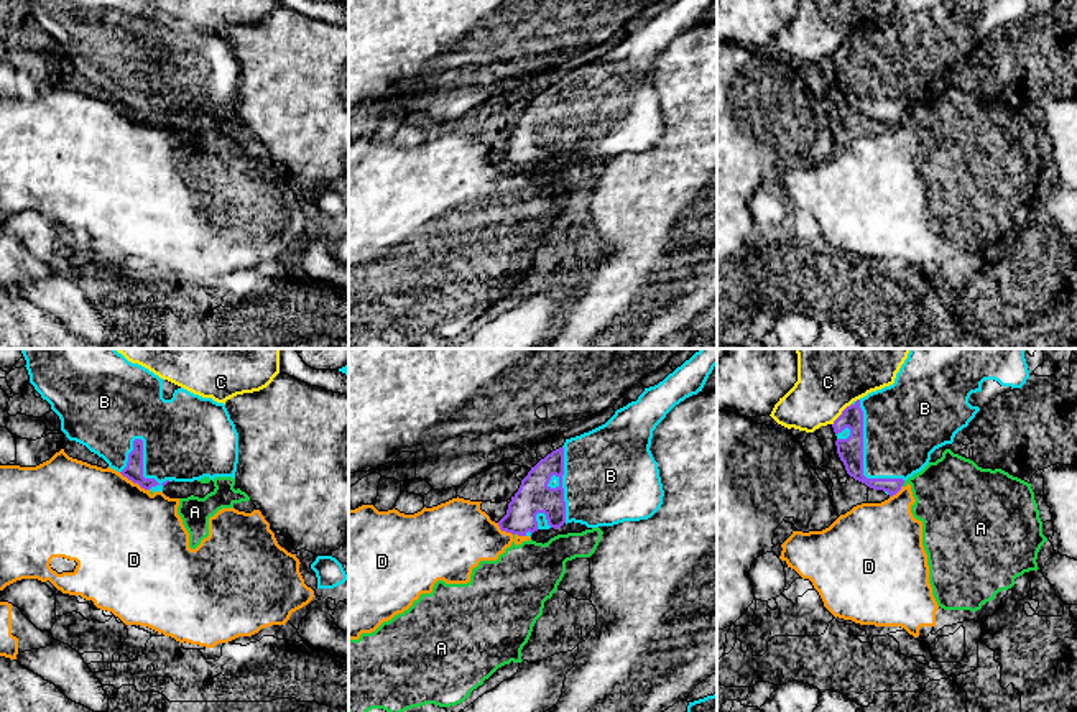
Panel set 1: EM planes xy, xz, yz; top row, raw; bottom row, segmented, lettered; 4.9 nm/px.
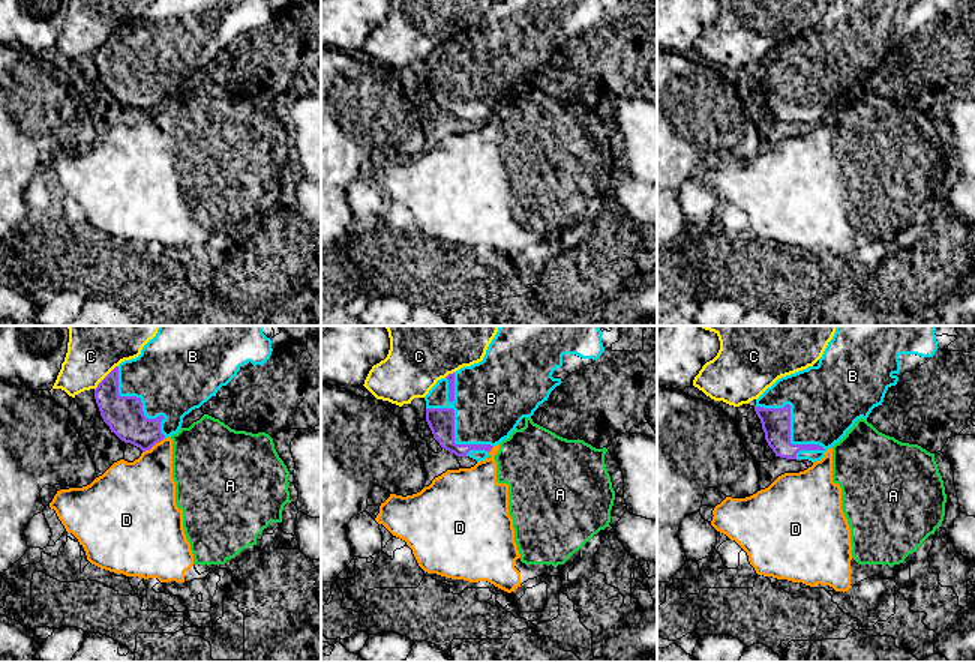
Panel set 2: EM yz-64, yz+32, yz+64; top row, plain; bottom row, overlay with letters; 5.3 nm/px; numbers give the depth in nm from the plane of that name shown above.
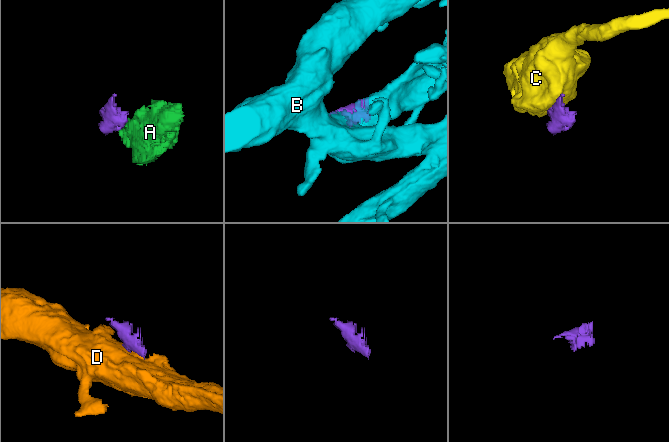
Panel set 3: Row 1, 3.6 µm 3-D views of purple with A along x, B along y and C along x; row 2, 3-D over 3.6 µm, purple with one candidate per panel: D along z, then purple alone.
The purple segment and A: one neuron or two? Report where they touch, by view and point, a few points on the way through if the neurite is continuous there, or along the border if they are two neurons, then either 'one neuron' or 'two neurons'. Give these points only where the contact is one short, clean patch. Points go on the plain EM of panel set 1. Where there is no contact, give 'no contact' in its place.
meets purple in yz at (903, 114); border along yz (905, 112), (901, 117); two neurons

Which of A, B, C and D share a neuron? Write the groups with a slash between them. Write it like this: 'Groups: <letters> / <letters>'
Groups: A D / B / C

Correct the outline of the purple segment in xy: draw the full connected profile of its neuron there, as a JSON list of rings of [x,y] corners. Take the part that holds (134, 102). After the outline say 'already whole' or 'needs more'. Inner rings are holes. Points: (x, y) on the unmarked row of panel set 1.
[[[26,0],[30,15],[51,36],[69,72],[86,77],[110,100],[145,122],[163,123],[168,113],[194,113],[204,109],[235,110],[238,64],[224,35],[194,26],[148,0]]]; needs more

